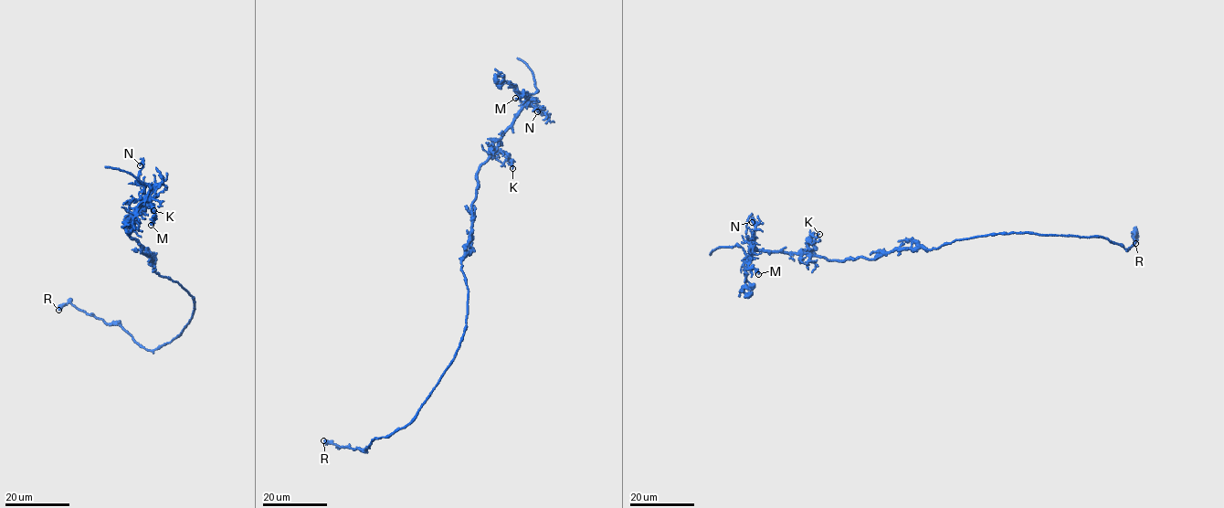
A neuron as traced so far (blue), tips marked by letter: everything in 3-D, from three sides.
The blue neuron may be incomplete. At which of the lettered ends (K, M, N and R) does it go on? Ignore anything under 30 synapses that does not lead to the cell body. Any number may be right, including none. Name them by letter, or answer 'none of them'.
none of them

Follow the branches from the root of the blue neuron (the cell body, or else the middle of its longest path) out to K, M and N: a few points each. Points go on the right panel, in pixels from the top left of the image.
K: (956, 240), (929, 249), (833, 261), (807, 249), (811, 236), (819, 234)
M: (956, 240), (929, 249), (897, 249), (870, 259), (860, 257), (841, 260), (754, 249), (748, 266), (758, 274)
N: (956, 240), (929, 249), (833, 261), (758, 249), (746, 235), (751, 216), (752, 222)

